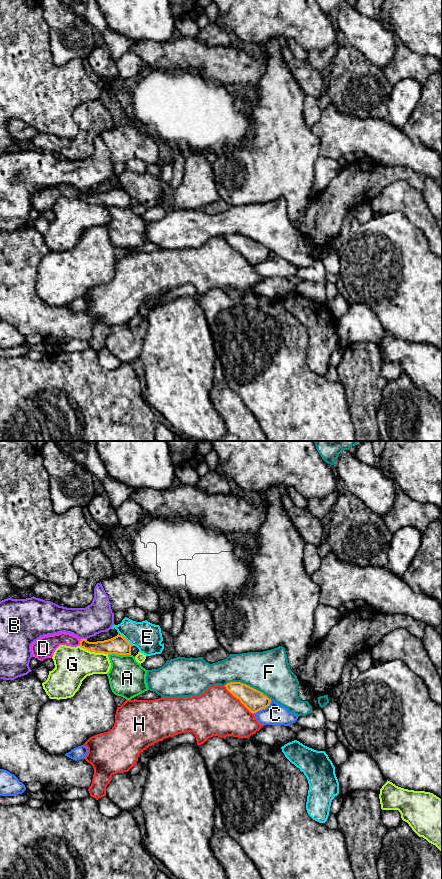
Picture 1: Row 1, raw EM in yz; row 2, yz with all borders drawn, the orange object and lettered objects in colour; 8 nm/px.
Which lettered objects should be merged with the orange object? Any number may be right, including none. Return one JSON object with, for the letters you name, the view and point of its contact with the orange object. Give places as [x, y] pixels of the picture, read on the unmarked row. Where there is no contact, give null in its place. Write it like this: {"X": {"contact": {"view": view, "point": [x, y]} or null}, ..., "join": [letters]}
{"D": {"contact": {"view": "yz", "point": [80, 194]}}, "join": ["D"]}

